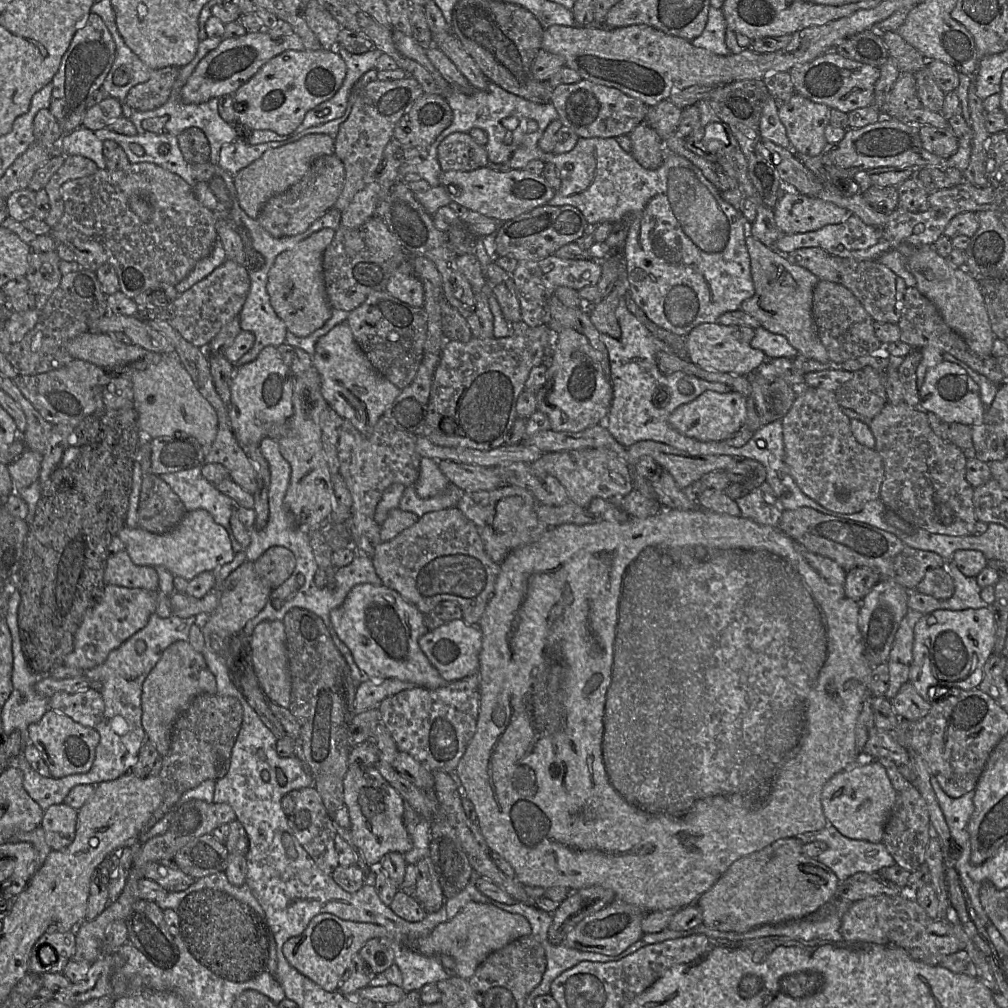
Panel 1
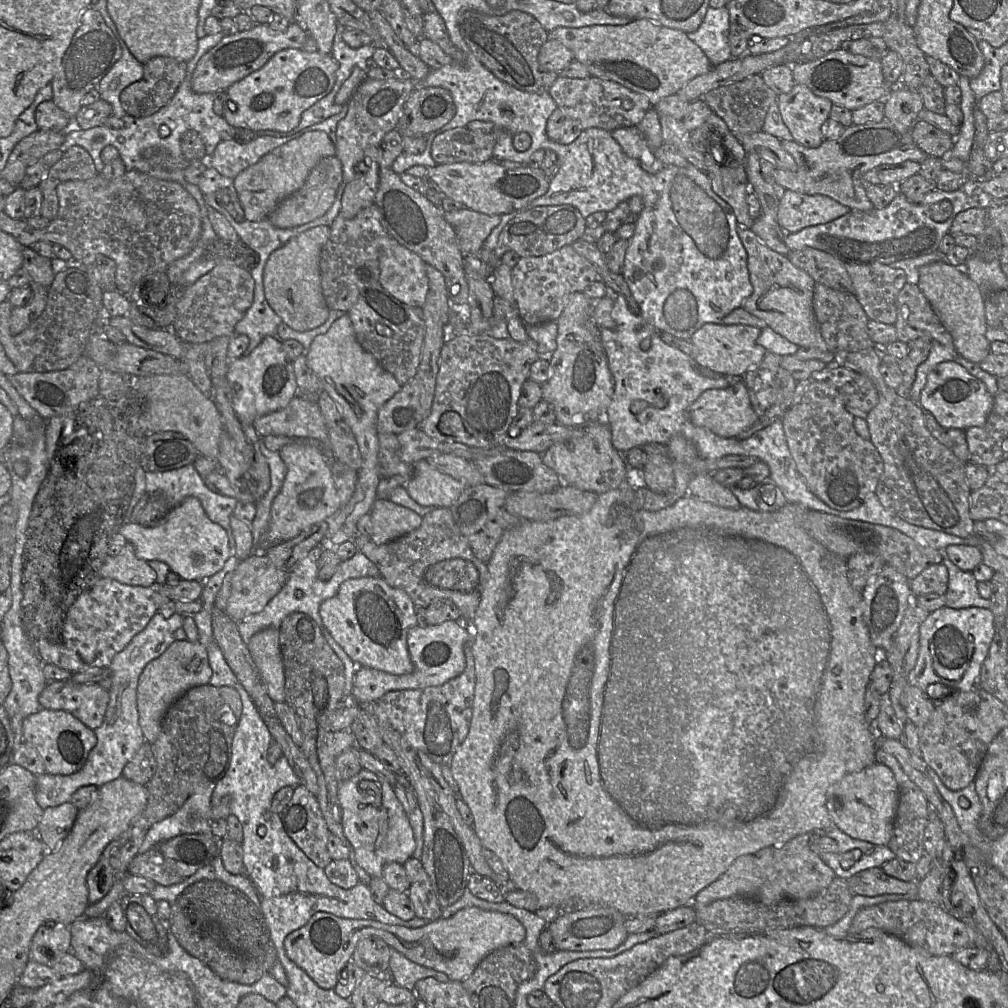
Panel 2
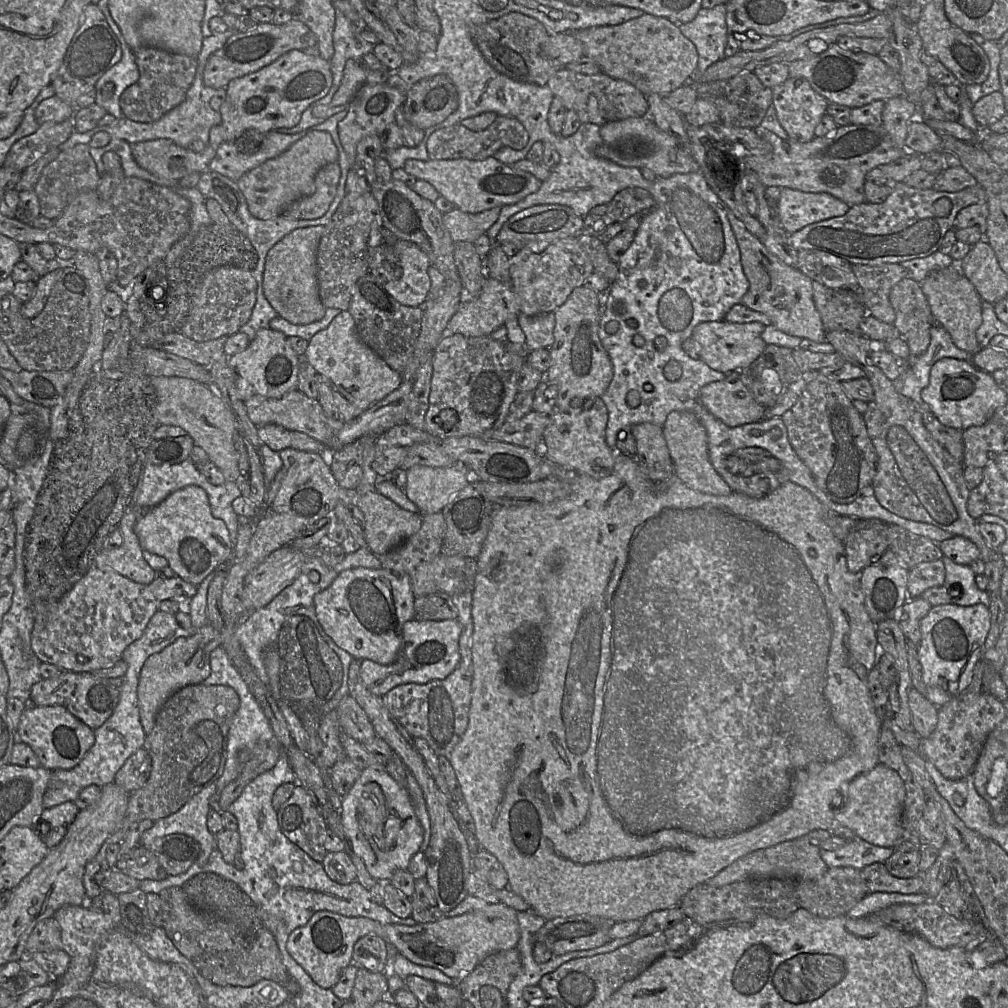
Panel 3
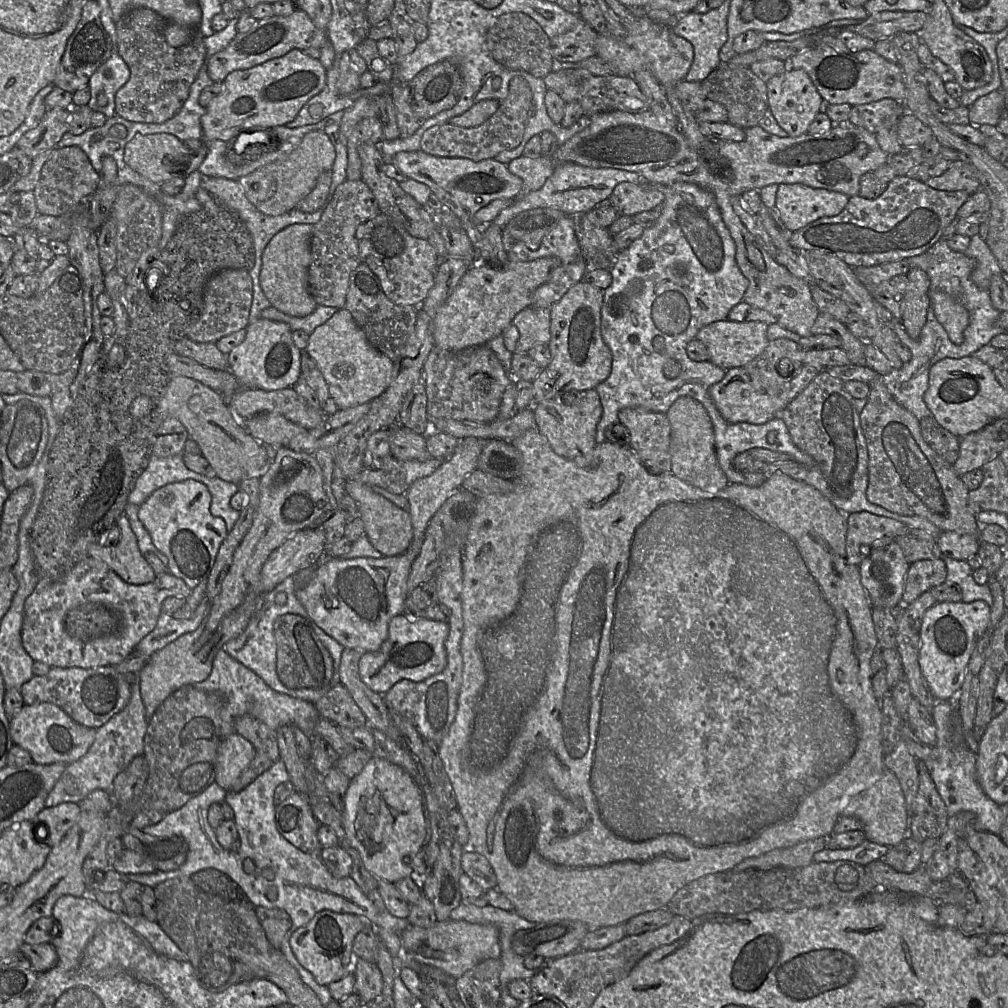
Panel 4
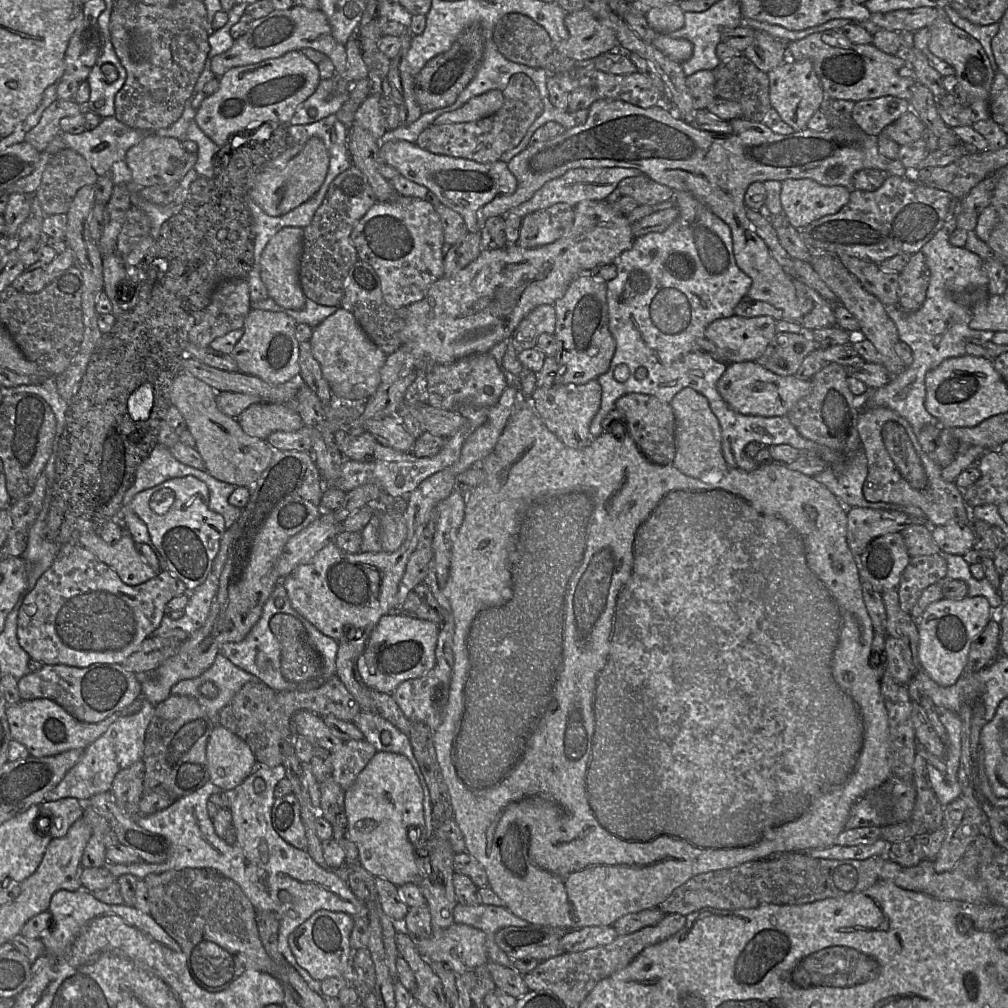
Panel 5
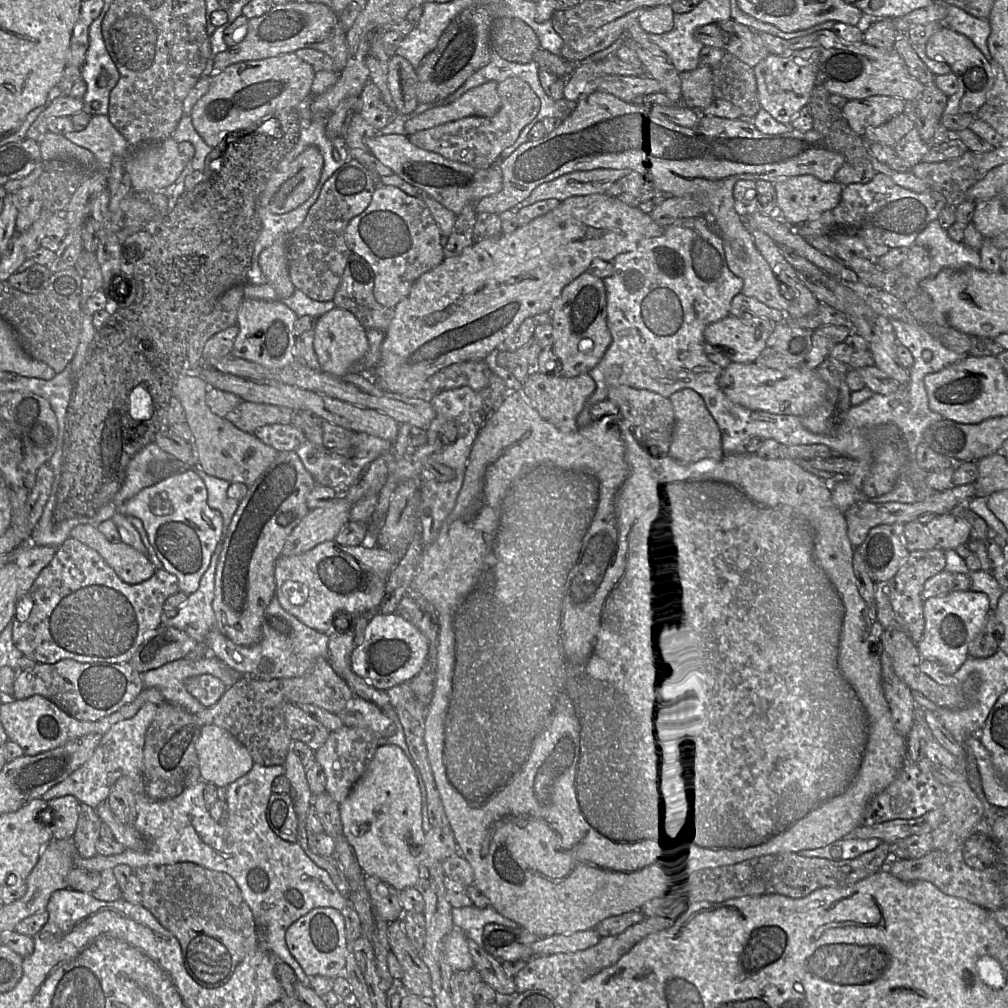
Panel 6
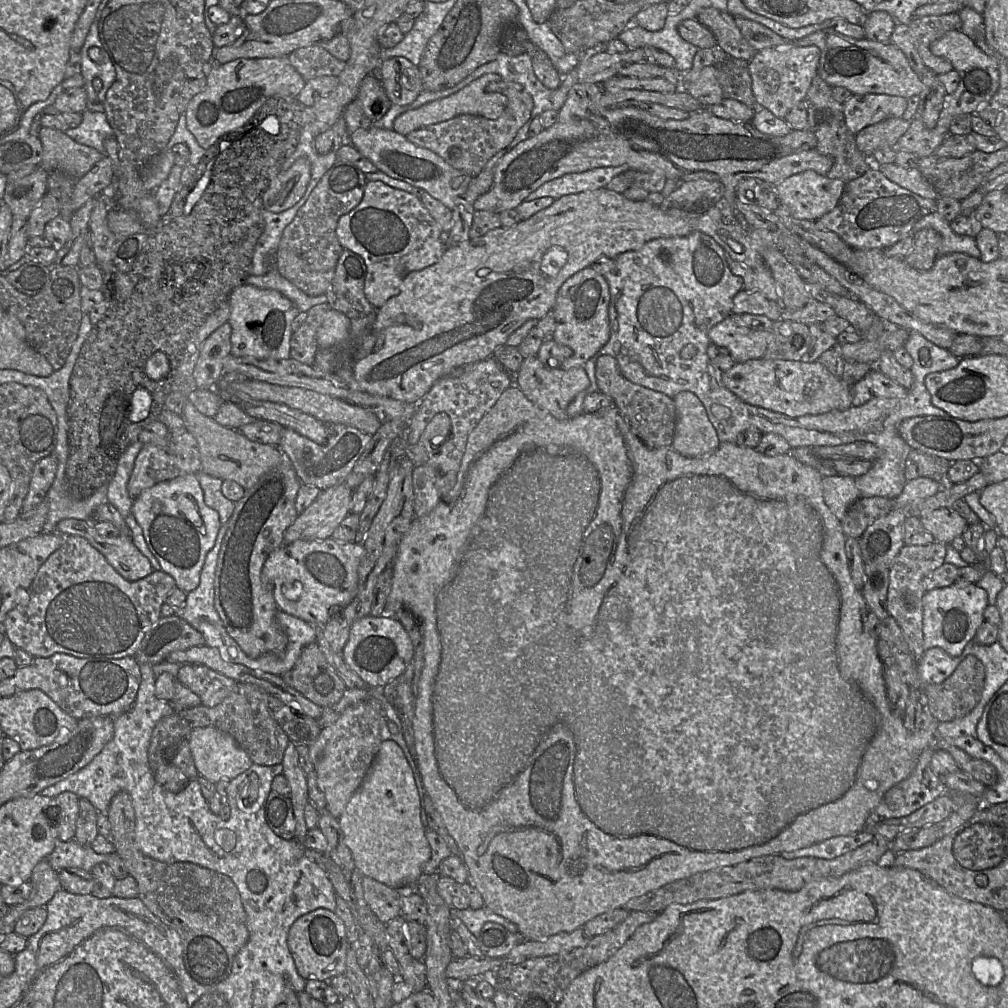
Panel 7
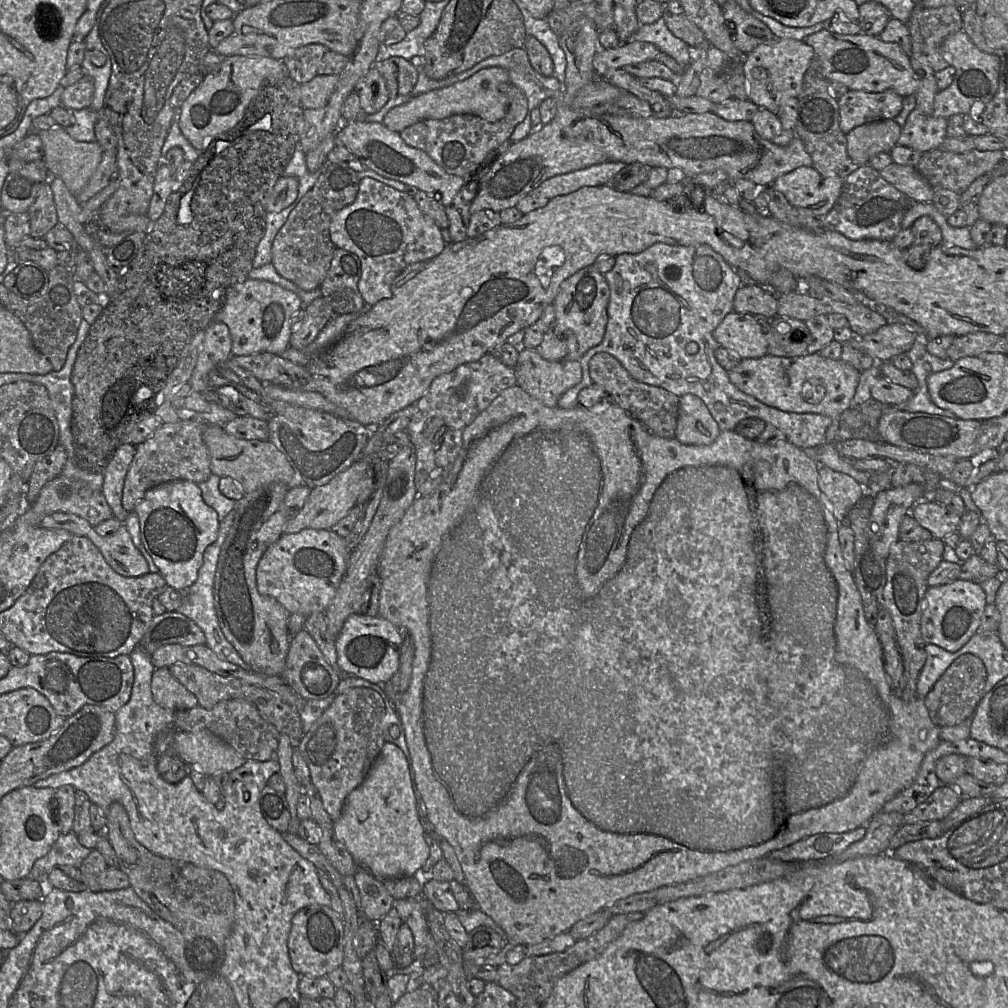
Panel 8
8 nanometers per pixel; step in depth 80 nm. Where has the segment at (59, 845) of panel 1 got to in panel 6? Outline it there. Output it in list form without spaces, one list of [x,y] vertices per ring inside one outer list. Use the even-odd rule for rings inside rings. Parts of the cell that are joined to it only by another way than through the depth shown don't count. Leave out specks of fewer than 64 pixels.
[[[72,795],[51,799],[48,801],[47,812],[39,813],[38,822],[51,828],[53,840],[71,838],[78,823],[79,804]]]

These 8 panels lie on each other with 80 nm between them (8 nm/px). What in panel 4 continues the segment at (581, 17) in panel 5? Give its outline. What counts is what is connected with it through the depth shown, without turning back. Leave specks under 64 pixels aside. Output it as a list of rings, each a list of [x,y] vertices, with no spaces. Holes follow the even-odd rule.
[[[584,20],[570,31],[550,39],[551,54],[558,63],[579,62],[596,55],[598,33]]]

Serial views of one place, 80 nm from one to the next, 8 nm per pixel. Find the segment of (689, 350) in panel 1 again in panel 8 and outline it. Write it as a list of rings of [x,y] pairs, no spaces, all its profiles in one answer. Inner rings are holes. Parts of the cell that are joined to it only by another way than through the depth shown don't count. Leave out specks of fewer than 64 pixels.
[[[728,313],[713,331],[721,347],[741,360],[760,358],[768,354],[770,319],[754,313]]]

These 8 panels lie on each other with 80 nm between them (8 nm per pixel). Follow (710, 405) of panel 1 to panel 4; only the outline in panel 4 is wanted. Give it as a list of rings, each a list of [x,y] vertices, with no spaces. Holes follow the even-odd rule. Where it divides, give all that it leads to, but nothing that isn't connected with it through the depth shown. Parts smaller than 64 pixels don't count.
[[[744,367],[726,370],[724,378],[709,388],[709,394],[721,416],[729,423],[762,424],[779,417],[779,413],[790,403],[787,387],[778,395],[770,395],[753,383]]]

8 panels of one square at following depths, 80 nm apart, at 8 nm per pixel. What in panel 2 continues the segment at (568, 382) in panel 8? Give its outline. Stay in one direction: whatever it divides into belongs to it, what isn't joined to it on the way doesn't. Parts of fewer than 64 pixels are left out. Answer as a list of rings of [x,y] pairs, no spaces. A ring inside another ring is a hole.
[[[594,422],[572,429],[577,432],[570,439],[553,444],[542,454],[543,463],[565,484],[601,494],[618,488],[629,478],[630,467],[623,455],[613,446],[609,425]]]

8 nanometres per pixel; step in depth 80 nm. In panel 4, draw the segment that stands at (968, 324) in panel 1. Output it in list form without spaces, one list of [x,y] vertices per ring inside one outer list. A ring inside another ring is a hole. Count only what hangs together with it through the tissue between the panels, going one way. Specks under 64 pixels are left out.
[[[931,291],[930,305],[938,321],[943,325],[950,340],[960,345],[964,341],[964,331],[969,324],[969,313],[954,296],[943,291]]]

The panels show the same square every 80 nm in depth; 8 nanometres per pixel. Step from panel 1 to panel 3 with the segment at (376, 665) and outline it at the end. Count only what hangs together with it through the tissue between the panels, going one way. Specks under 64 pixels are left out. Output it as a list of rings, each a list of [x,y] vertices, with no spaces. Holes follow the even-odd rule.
[[[353,568],[338,574],[332,584],[314,596],[314,606],[319,624],[326,634],[354,659],[369,659],[387,665],[392,663],[402,643],[402,628],[414,618],[414,595],[408,575],[395,574],[384,568]]]

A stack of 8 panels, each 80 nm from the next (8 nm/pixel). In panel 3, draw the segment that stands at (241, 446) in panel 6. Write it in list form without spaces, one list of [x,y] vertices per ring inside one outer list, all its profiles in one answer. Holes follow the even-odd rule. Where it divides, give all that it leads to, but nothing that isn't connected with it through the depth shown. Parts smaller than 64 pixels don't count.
[[[154,376],[151,384],[157,393],[156,419],[159,424],[179,426],[201,447],[209,460],[221,471],[226,481],[236,481],[239,476],[239,455],[236,448],[238,424],[221,397],[207,386],[189,378]]]

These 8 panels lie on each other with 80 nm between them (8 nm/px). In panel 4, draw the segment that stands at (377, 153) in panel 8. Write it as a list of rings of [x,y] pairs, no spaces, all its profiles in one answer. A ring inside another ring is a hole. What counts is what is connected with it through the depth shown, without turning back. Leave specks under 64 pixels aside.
[[[418,150],[398,152],[391,159],[387,158],[387,161],[391,161],[408,178],[423,183],[430,188],[431,192],[437,196],[445,208],[450,209],[460,219],[461,227],[467,233],[476,251],[477,248],[479,248],[479,242],[482,238],[482,229],[480,226],[473,223],[473,216],[475,213],[484,206],[487,206],[493,200],[514,199],[522,188],[521,178],[511,173],[508,170],[507,165],[495,160],[494,158],[476,162],[467,158],[433,156],[422,150]]]

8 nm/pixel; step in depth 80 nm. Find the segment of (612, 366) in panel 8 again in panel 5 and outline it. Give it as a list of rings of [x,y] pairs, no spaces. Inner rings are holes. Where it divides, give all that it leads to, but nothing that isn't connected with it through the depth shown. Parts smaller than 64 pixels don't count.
[[[630,393],[620,397],[615,408],[625,418],[629,433],[641,453],[657,465],[671,465],[675,457],[675,416],[671,405],[652,395]]]

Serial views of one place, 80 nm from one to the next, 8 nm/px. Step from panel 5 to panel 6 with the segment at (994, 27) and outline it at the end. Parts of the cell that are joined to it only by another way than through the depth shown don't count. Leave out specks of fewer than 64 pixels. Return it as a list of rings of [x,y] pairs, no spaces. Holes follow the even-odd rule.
[[[946,5],[946,12],[945,25],[967,36],[983,53],[989,63],[992,63],[993,57],[988,48],[988,37],[991,33],[988,19],[974,17],[954,5]]]

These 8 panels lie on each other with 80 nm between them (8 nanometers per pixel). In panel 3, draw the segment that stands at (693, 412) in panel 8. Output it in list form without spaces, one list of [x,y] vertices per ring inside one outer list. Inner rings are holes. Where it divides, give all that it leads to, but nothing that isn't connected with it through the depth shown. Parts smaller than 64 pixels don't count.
[[[672,411],[663,425],[663,435],[673,461],[674,478],[678,478],[689,488],[705,494],[721,496],[733,492],[710,462],[706,429],[694,414]]]

